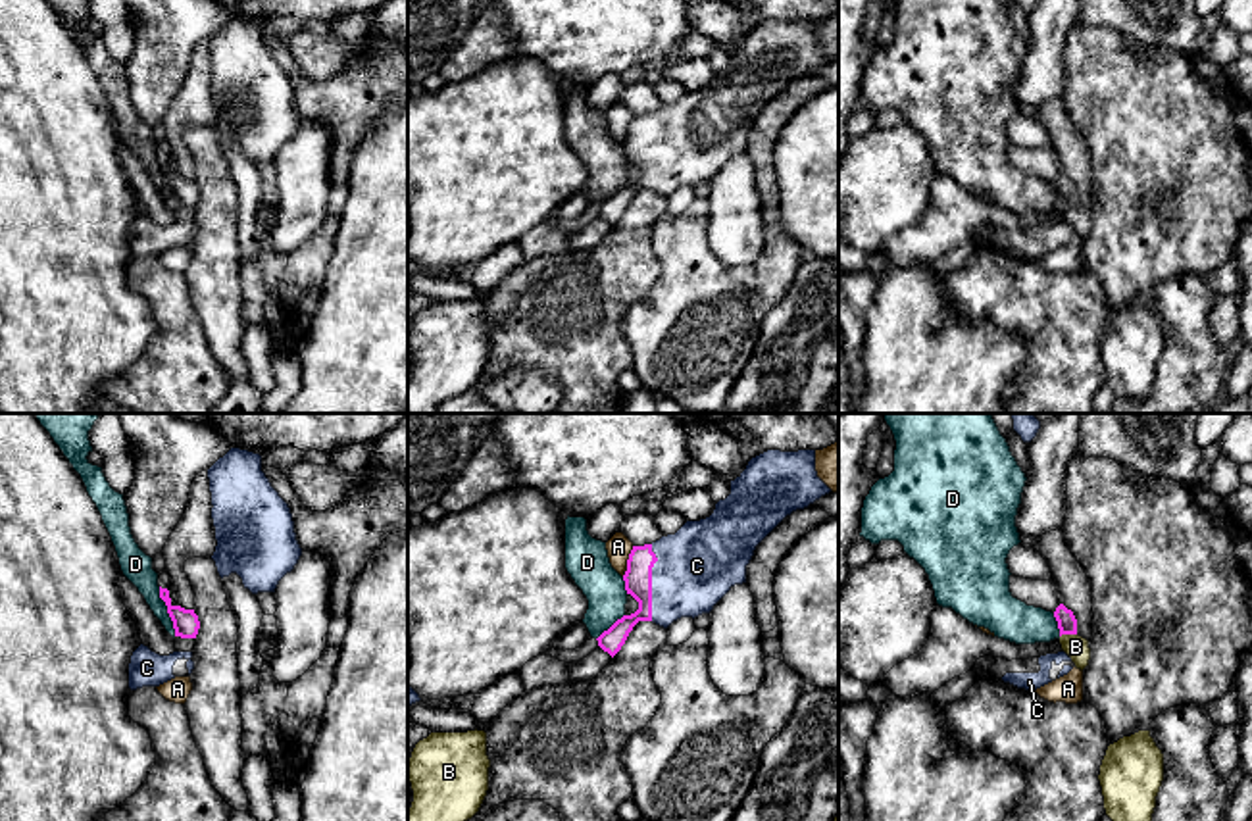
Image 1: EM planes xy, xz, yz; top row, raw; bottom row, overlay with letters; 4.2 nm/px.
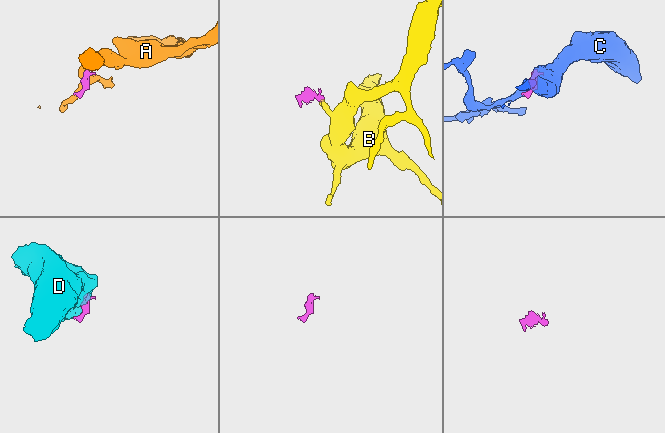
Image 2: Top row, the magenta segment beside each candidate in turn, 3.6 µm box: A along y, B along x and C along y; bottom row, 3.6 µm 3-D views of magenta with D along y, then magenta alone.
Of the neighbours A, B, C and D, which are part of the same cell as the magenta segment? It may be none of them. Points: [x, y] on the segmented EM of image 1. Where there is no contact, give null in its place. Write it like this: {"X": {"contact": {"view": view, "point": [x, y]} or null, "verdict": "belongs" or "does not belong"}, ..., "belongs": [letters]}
{"A": {"contact": {"view": "xz", "point": [627, 562]}, "verdict": "does not belong"}, "B": {"contact": {"view": "yz", "point": [1068, 633]}, "verdict": "does not belong"}, "C": {"contact": {"view": "xz", "point": [651, 583]}, "verdict": "belongs"}, "D": {"contact": {"view": "xy", "point": [168, 612]}, "verdict": "does not belong"}, "belongs": ["C"]}

